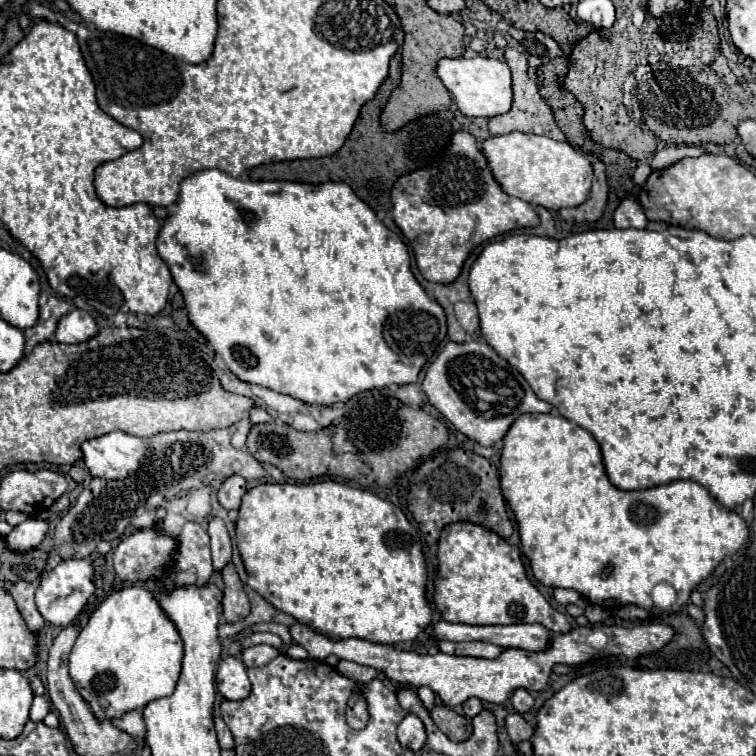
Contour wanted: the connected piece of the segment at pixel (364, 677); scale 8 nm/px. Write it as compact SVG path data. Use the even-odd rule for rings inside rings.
M340 660L340 664L336 666L336 670L342 674L342 676L348 676L352 680L358 680L358 682L370 682L378 676L378 672L370 666L362 666L362 664L356 664L356 662L348 662L348 660Z

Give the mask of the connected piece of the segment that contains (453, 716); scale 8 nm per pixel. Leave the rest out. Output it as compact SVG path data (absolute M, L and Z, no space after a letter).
M438 704L430 710L430 716L432 720L436 722L436 726L450 738L450 740L456 740L456 742L462 742L470 736L470 722L458 714L456 710L452 710L450 706L444 706L444 704Z

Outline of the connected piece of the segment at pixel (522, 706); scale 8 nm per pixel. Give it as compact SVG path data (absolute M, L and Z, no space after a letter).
M518 688L518 690L512 694L512 704L514 704L516 712L526 712L526 710L530 710L530 708L534 706L534 698L532 698L532 694L530 694L528 690Z

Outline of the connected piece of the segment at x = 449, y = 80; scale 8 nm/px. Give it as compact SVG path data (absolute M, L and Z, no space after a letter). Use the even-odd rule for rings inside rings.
M486 56L440 58L436 64L436 74L444 82L444 86L452 92L452 96L464 116L492 118L498 114L506 114L512 106L510 68L504 60L494 60L494 58L486 58Z

